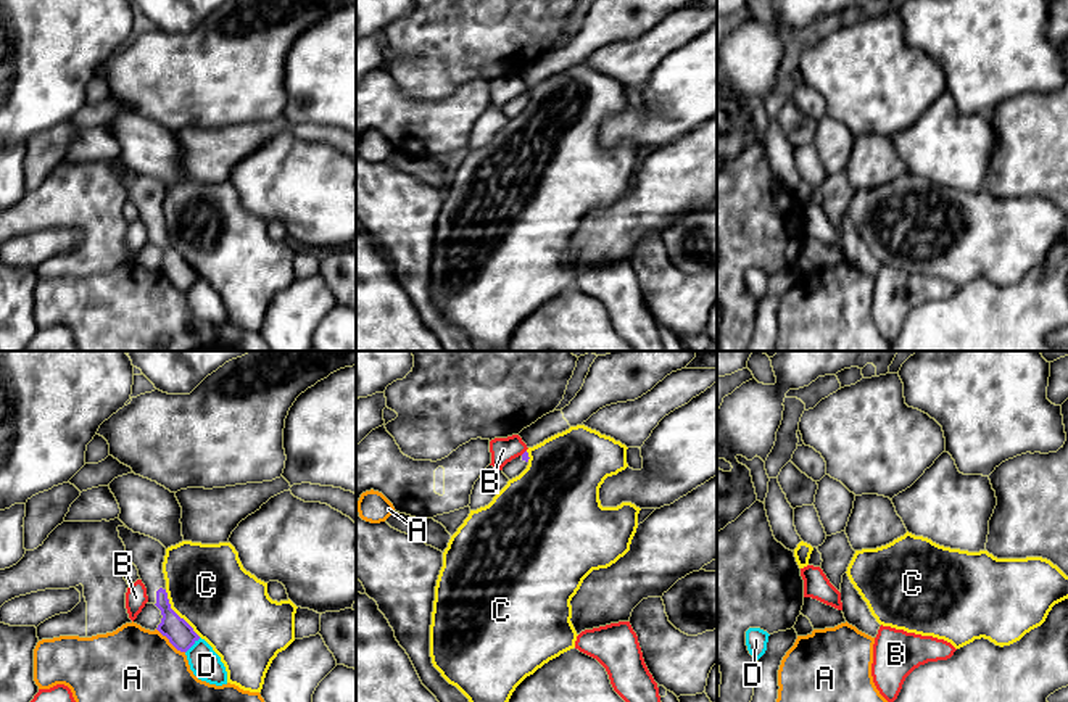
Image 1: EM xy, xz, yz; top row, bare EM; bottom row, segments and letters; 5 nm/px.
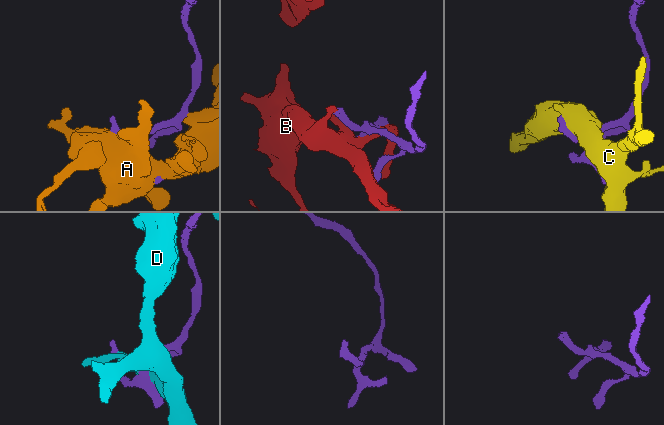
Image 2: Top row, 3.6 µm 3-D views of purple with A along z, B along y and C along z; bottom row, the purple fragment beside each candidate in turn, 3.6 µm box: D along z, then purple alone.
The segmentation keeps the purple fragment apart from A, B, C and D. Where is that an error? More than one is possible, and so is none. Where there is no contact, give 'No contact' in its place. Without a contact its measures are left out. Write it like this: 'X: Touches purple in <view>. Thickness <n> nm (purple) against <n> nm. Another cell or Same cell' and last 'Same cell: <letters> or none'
A: Touches purple in xy. Thickness 140 nm (purple) against 380 nm. Another cell
B: Touches purple in xz. Thickness 40 nm (purple) against 130 nm. Another cell
C: Touches purple in xy. Thickness 140 nm (purple) against 400 nm. Another cell
D: Touches purple in xy. Thickness 140 nm (purple) against 150 nm. Another cell
Same cell: none

